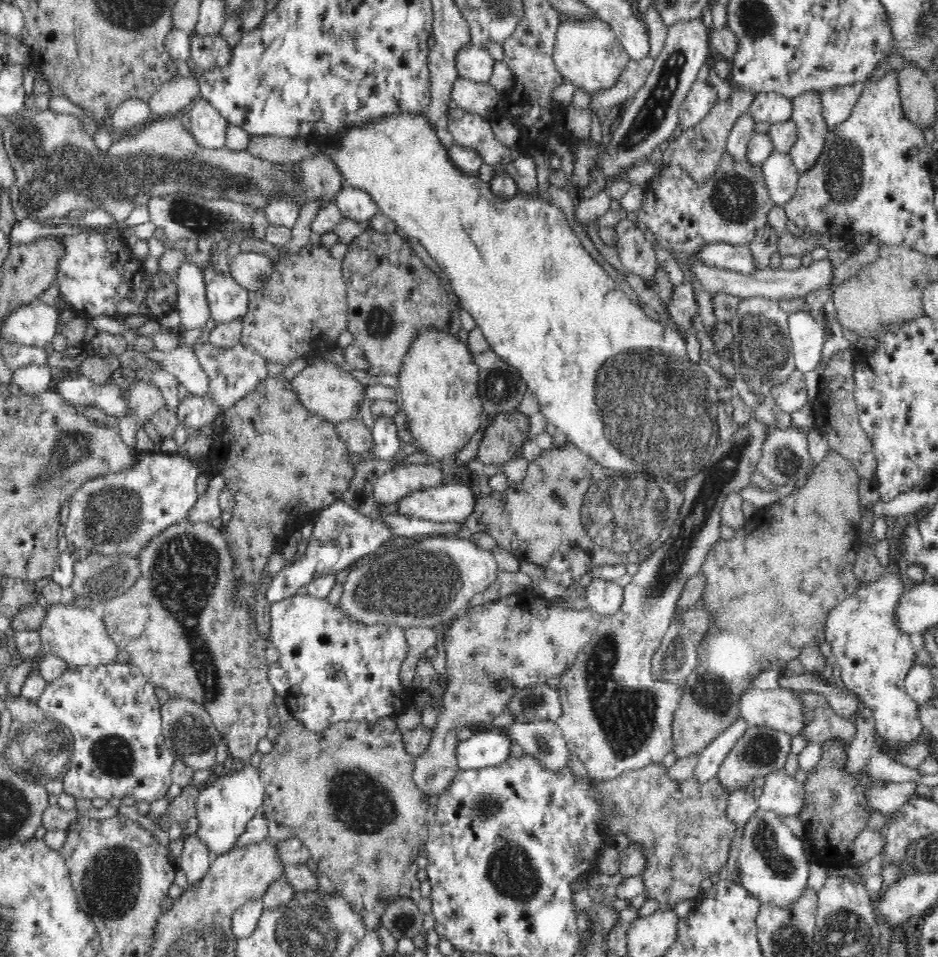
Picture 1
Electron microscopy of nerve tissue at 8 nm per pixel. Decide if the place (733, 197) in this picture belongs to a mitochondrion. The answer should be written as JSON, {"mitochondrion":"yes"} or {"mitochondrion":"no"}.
{"mitochondrion":"yes"}

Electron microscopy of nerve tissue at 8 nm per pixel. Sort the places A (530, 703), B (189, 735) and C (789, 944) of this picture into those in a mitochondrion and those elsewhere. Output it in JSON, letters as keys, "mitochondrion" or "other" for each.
{"A":"mitochondrion","B":"mitochondrion","C":"mitochondrion"}

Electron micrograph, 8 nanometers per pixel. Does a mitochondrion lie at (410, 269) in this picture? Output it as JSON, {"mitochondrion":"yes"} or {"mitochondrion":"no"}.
{"mitochondrion":"no"}

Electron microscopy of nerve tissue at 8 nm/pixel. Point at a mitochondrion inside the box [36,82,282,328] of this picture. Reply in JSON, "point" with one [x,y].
{"point":[193,216]}

